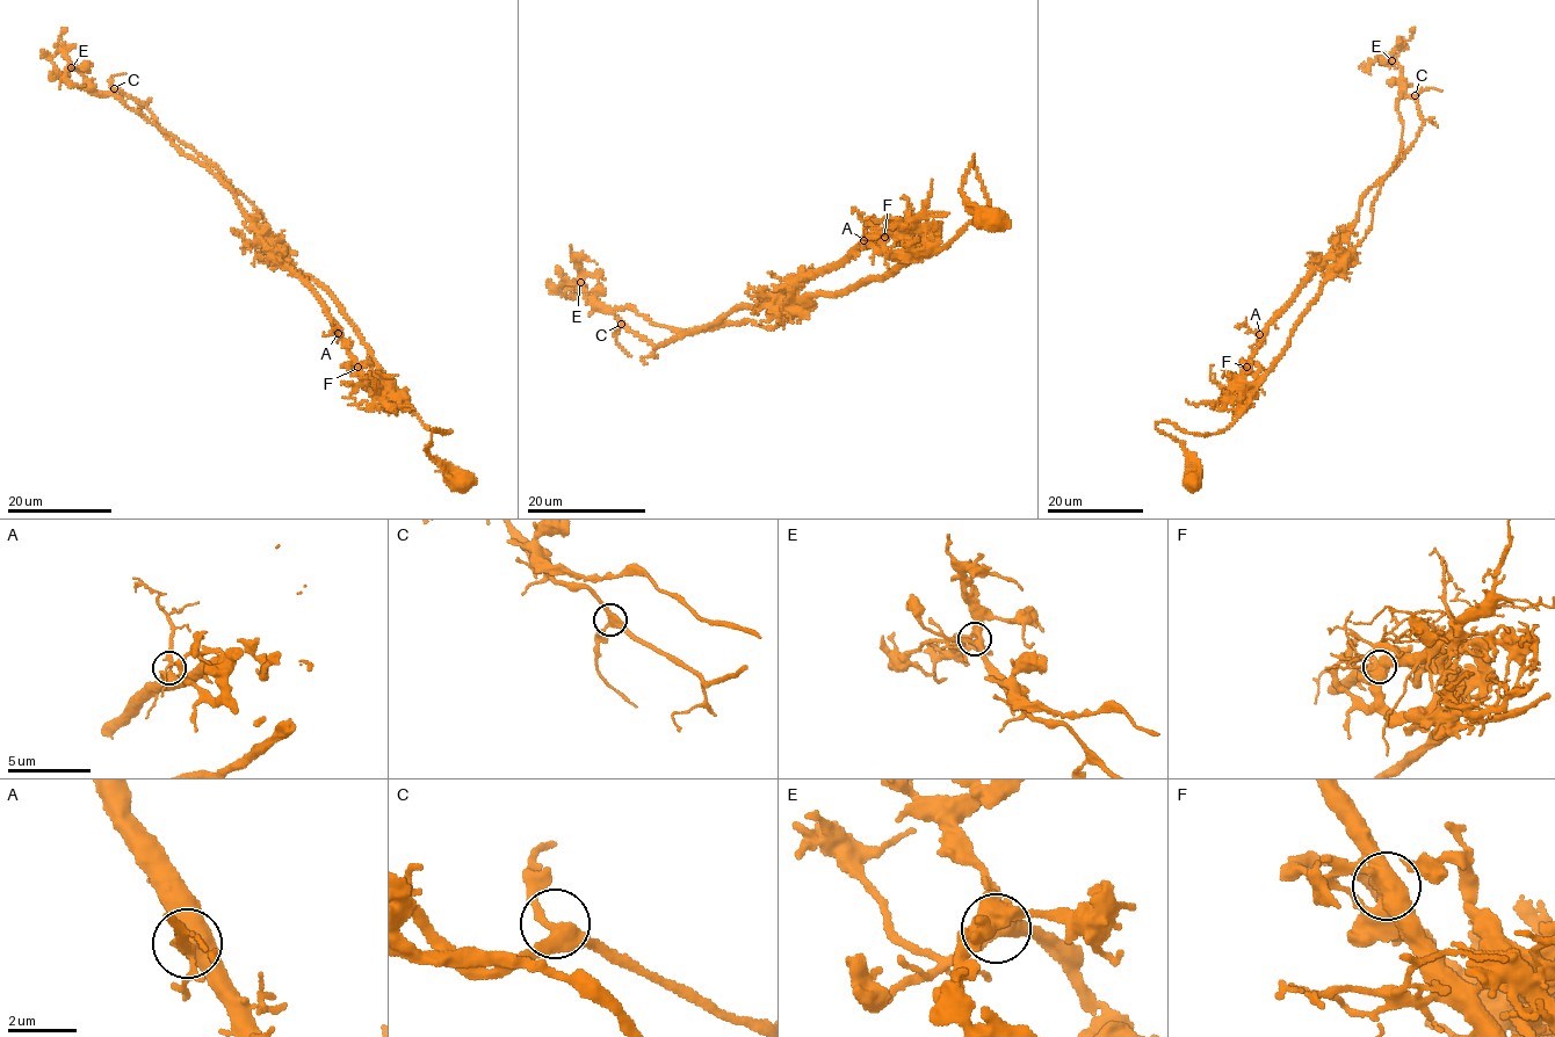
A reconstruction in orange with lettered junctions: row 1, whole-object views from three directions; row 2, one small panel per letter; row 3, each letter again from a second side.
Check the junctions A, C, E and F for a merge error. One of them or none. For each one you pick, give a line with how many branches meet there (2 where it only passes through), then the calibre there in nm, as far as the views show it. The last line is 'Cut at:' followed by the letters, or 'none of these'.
F: branches 5; calibre 550 nm
Cut at: F

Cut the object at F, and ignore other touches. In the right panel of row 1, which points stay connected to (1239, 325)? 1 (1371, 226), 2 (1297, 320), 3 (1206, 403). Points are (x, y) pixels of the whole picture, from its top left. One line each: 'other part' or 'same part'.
1: other part
2: other part
3: same part

